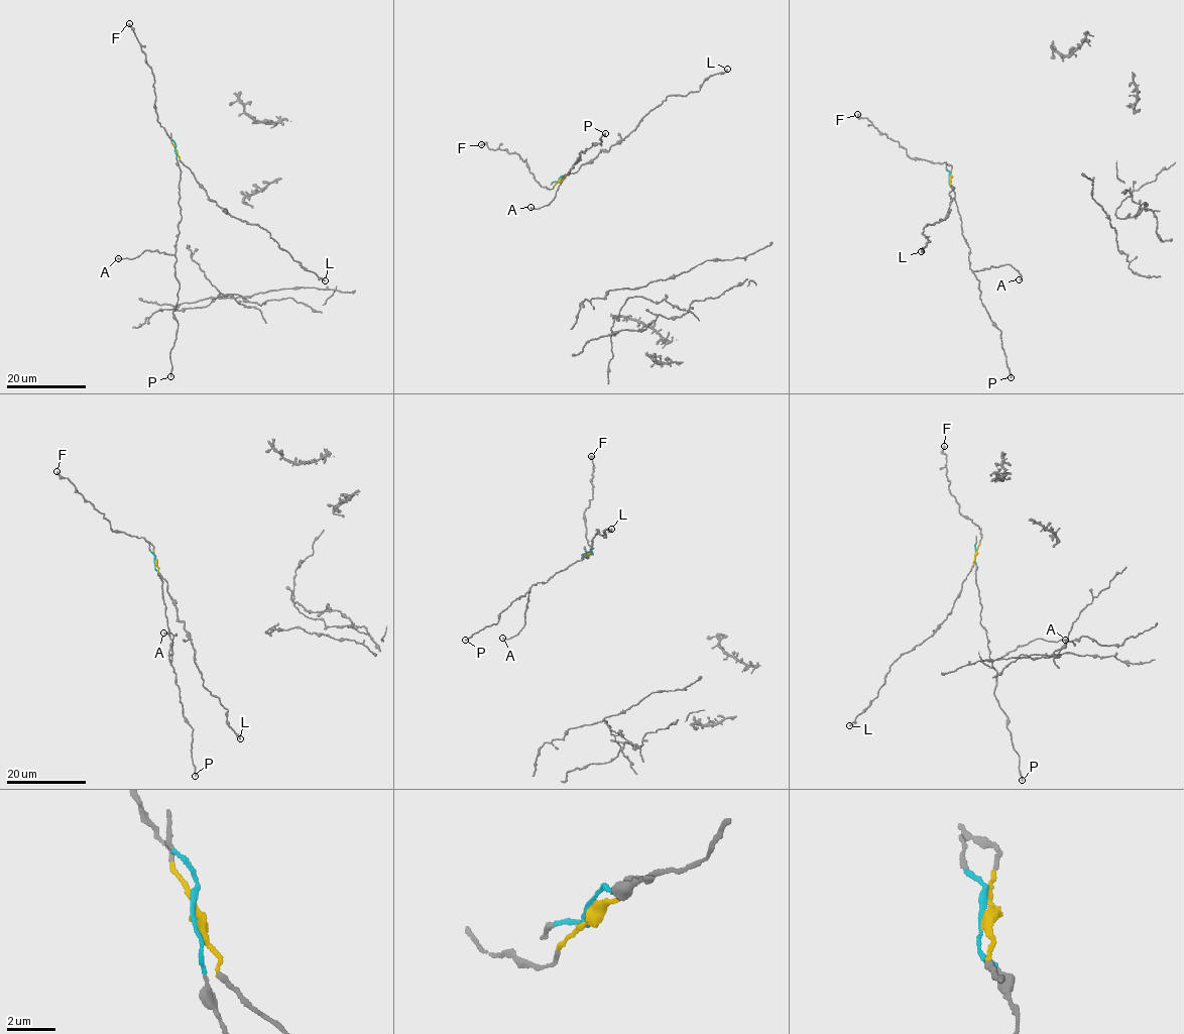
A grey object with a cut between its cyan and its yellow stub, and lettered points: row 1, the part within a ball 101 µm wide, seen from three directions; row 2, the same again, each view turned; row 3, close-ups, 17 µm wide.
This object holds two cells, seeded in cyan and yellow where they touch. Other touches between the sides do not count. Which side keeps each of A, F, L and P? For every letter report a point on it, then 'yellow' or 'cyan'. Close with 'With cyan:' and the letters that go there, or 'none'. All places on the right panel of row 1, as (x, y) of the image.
A: place (1019, 279); cyan
F: place (857, 114); yellow
L: place (921, 251); yellow
P: place (1011, 377); cyan
With cyan: A, P

